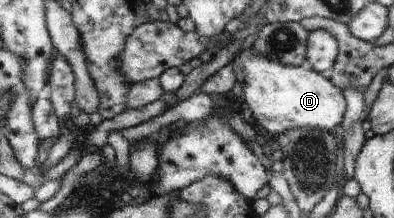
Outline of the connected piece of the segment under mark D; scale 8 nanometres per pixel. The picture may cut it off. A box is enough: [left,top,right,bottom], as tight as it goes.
[230,47,345,138]

